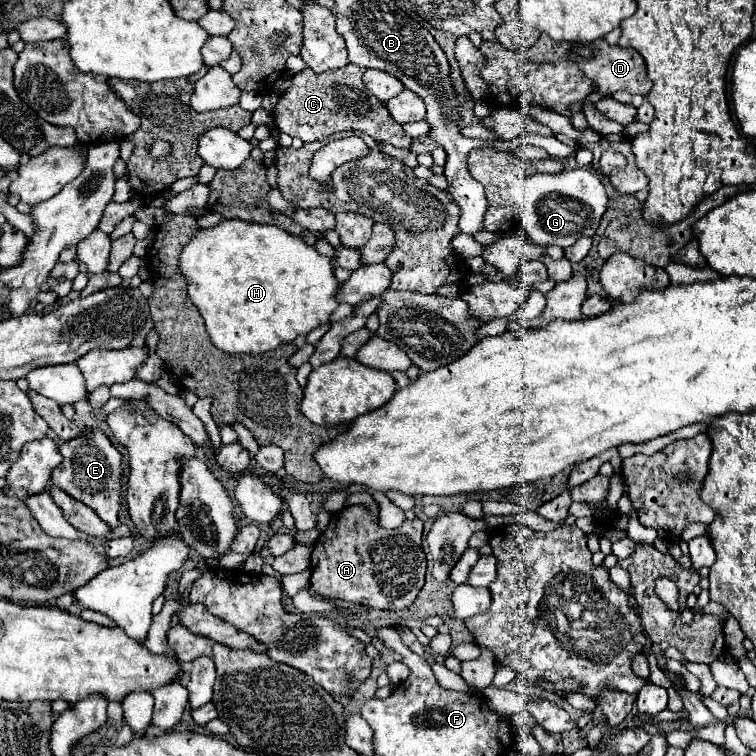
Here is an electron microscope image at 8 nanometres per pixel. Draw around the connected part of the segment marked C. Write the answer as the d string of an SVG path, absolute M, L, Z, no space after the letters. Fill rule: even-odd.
M348 64L336 72L316 74L310 68L292 76L290 88L280 94L278 104L274 106L274 124L280 132L300 138L302 142L324 140L342 130L364 132L378 142L388 142L398 148L408 148L412 138L404 134L402 126L392 120L386 106L364 86L362 82L364 68Z

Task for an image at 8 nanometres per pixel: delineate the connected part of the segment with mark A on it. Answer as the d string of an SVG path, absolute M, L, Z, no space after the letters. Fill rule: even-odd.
M346 506L336 512L312 550L310 588L322 598L338 598L368 608L404 610L412 606L424 586L426 556L422 550L420 518L404 520L398 530L384 530L376 524L366 506Z

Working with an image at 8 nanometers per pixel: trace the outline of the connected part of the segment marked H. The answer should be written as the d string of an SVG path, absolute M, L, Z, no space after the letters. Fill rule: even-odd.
M224 220L218 226L206 228L204 232L200 230L182 250L180 268L188 278L188 296L194 302L194 306L200 310L200 316L204 318L206 332L208 332L212 344L216 348L220 348L222 352L228 352L228 354L262 354L262 352L276 350L280 344L294 342L298 336L306 336L314 328L318 328L322 324L328 324L332 312L340 304L338 296L336 296L338 290L340 290L340 282L334 276L332 260L328 256L322 256L320 252L316 252L312 246L308 246L300 236L294 236L294 234L286 232L284 228L278 228L278 226L272 226L272 224L250 224L250 222L242 222L242 220Z

